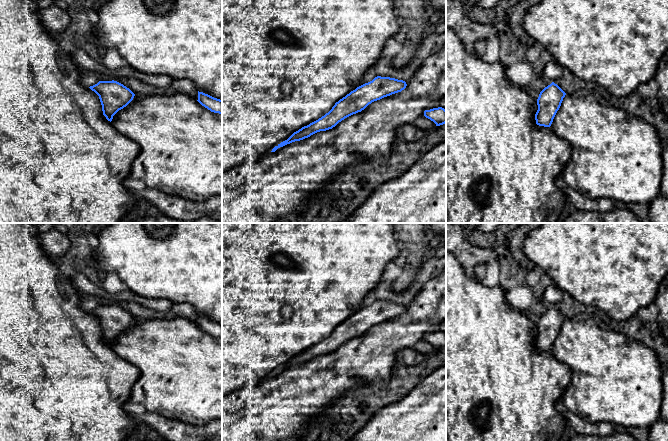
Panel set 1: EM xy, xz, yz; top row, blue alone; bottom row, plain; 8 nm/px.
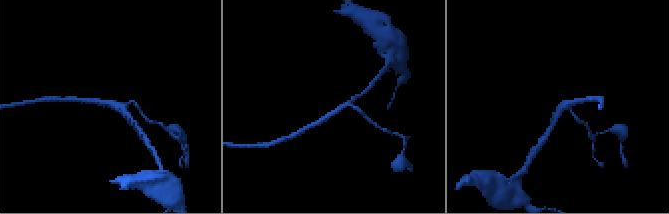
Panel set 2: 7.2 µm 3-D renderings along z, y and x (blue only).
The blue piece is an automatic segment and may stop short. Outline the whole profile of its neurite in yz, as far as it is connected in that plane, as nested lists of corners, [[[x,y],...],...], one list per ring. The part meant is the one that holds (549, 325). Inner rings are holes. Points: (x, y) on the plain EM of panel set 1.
[[[554,306],[545,311],[537,323],[536,348],[550,351],[566,317]]]

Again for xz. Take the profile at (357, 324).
[[[377,300],[340,323],[332,333],[318,344],[294,356],[287,364],[275,370],[271,376],[295,365],[300,365],[311,359],[332,353],[345,342],[361,336],[369,328],[384,321],[401,316],[407,308],[403,304]]]

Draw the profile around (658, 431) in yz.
[[[668,369],[662,372],[663,399],[658,419],[649,428],[649,441],[668,441]]]

